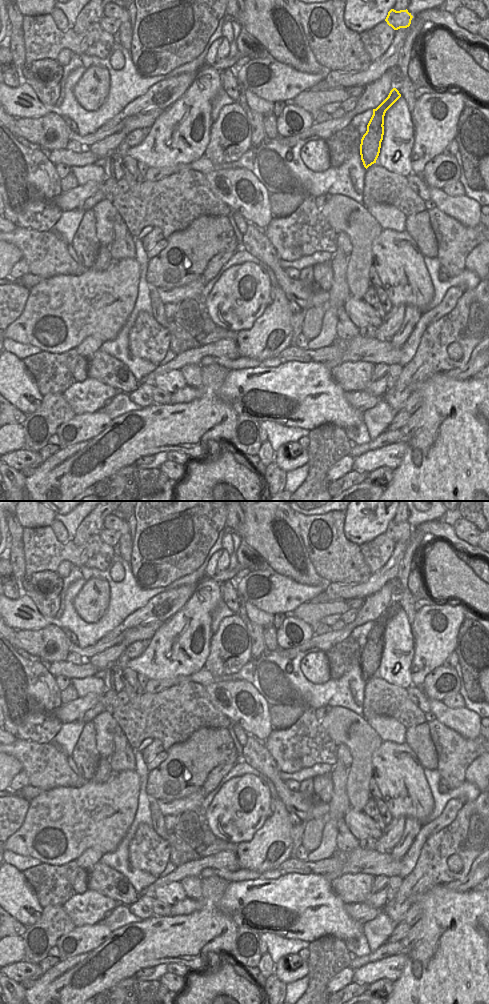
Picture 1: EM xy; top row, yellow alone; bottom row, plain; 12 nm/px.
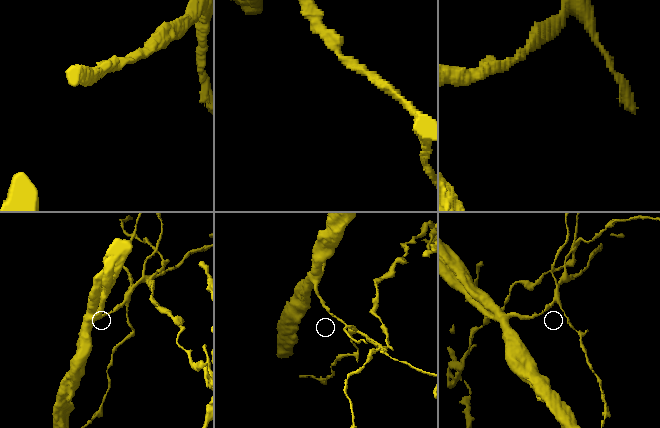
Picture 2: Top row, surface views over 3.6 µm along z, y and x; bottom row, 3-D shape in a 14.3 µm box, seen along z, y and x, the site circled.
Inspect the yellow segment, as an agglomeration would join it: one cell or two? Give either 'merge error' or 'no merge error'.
merge error

